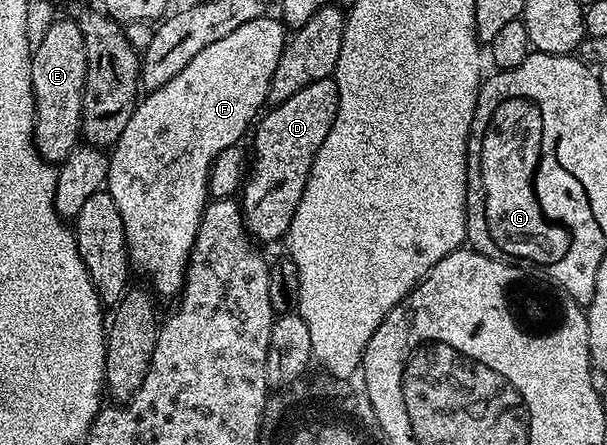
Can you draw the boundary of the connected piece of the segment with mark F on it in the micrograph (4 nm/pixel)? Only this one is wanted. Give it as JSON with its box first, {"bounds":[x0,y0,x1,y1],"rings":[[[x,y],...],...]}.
{"bounds":[105,16,289,299],"rings":[[[260,16],[250,19],[245,24],[241,24],[241,28],[229,32],[229,36],[225,36],[225,40],[217,40],[213,44],[209,44],[209,48],[201,48],[201,52],[197,52],[197,56],[193,56],[193,60],[189,60],[189,64],[185,64],[185,68],[181,68],[181,72],[177,72],[177,76],[173,76],[173,80],[169,80],[169,84],[161,84],[161,88],[144,93],[141,101],[136,105],[133,116],[129,116],[129,124],[125,124],[125,132],[121,132],[121,136],[110,151],[111,163],[105,189],[108,194],[113,196],[113,204],[117,204],[117,212],[121,212],[121,220],[125,224],[127,257],[130,258],[132,267],[138,273],[140,270],[151,281],[150,289],[160,299],[162,299],[161,297],[174,299],[182,291],[183,281],[187,279],[187,261],[191,259],[191,249],[197,240],[197,228],[201,224],[201,216],[209,201],[207,181],[213,160],[225,148],[242,143],[244,141],[243,133],[247,129],[247,133],[252,129],[253,123],[260,117],[264,107],[268,105],[269,80],[273,80],[273,71],[277,69],[277,60],[281,60],[281,52],[289,34],[284,23],[278,17],[275,17],[276,19],[267,17]]]}

